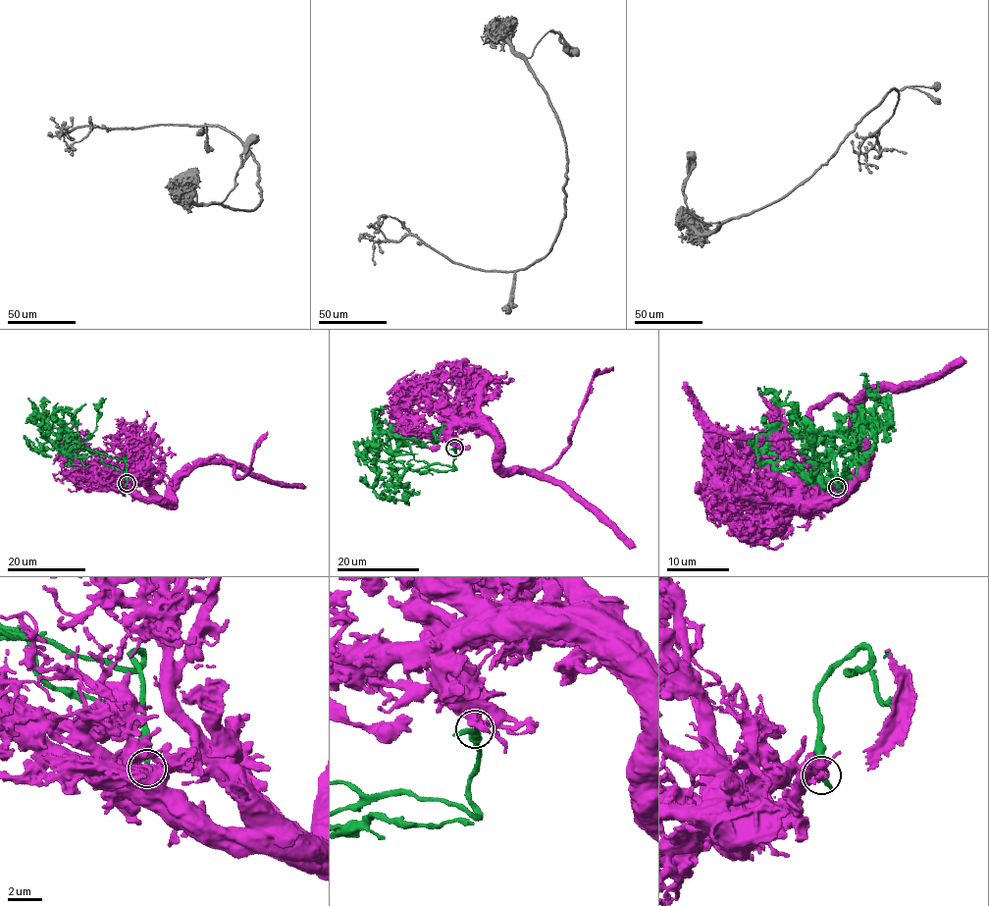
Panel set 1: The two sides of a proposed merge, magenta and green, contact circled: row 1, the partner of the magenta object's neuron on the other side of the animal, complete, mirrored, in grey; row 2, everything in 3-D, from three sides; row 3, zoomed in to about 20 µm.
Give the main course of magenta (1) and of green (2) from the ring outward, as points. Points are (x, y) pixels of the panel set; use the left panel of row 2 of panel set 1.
1: (127, 483), (123, 487), (167, 504), (175, 485), (217, 455), (234, 464), (234, 476), (242, 478), (267, 431)
2: (127, 483), (126, 458), (69, 442), (69, 428), (53, 416), (50, 428), (45, 418), (48, 427), (35, 422)

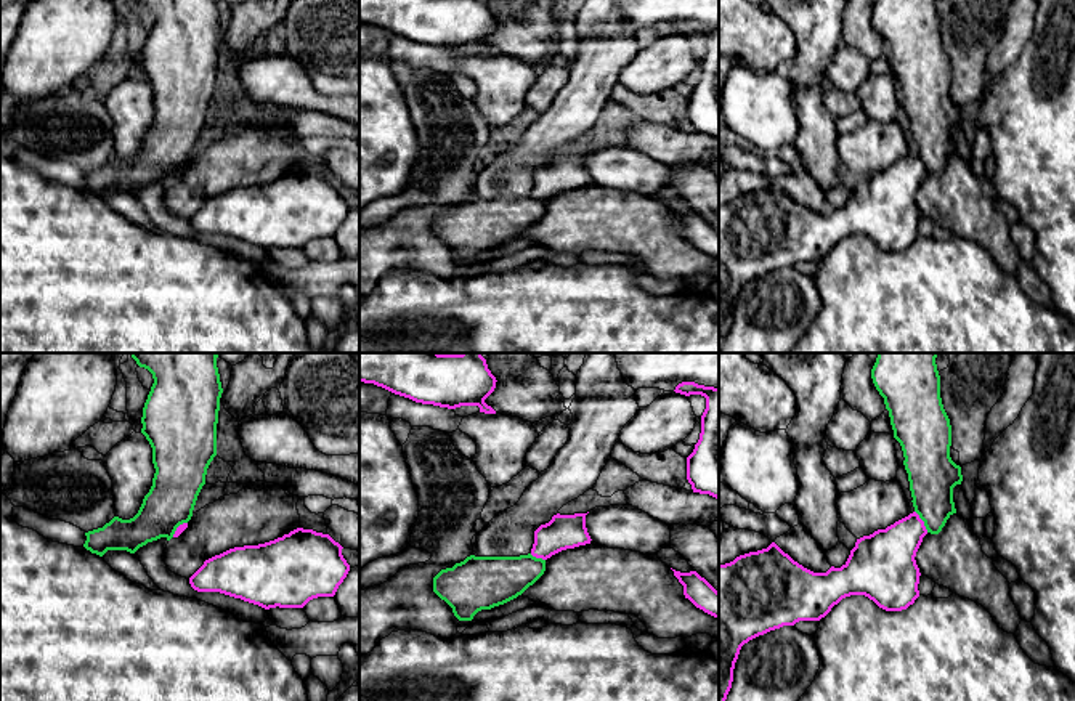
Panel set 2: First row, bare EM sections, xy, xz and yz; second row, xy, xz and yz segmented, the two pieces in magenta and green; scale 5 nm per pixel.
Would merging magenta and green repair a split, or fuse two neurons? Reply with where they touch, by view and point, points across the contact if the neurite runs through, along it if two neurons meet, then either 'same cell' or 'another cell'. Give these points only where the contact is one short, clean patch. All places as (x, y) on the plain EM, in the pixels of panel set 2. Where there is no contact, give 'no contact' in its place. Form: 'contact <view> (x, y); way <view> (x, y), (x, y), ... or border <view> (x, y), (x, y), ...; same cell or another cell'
contact yz (923, 162); border yz (915, 151), (928, 172); another cell

